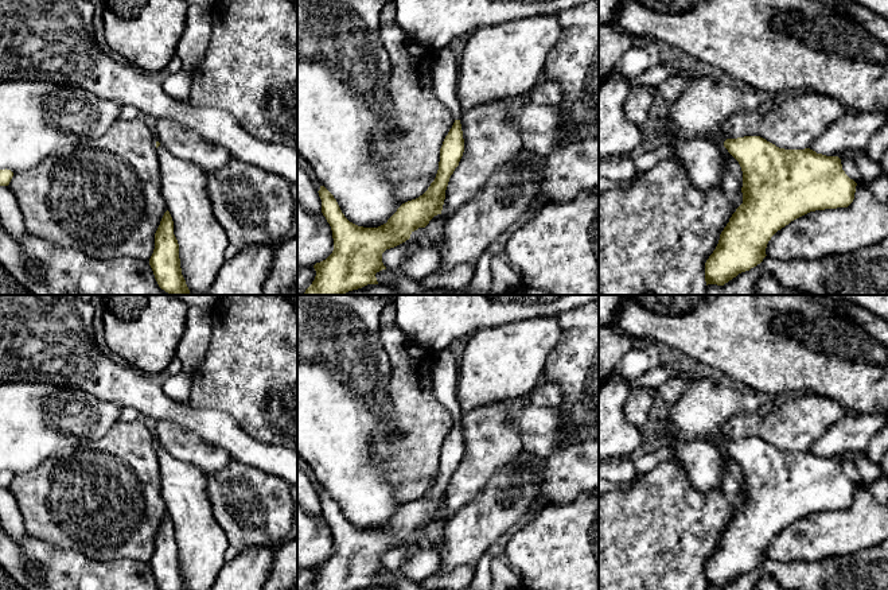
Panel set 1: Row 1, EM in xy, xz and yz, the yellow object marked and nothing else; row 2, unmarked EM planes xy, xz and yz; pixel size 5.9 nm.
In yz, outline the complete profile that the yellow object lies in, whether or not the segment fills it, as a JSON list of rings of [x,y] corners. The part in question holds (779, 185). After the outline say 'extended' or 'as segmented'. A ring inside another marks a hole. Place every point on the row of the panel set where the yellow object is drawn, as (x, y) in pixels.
[[[716,133],[705,137],[724,145],[743,171],[743,203],[729,218],[718,244],[705,263],[705,282],[724,286],[739,273],[763,261],[771,237],[791,221],[815,210],[848,207],[857,183],[842,170],[838,156],[817,154],[810,148],[784,150],[760,136],[725,139]]]; extended

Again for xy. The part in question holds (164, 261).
[[[168,210],[155,233],[155,249],[149,265],[161,290],[168,294],[190,294],[182,275],[179,244],[174,234],[174,221]]]; as segmented

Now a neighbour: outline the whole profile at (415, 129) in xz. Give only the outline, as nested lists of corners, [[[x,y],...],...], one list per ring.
[[[397,20],[381,24],[379,39],[390,58],[392,109],[383,114],[383,128],[373,136],[401,206],[431,186],[439,170],[440,148],[455,119],[433,93],[436,50],[413,40]]]

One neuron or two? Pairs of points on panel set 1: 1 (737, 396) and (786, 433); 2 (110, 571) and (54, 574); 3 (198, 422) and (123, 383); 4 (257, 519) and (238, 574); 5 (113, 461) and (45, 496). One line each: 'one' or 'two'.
1: two
2: one
3: one
4: two
5: one

